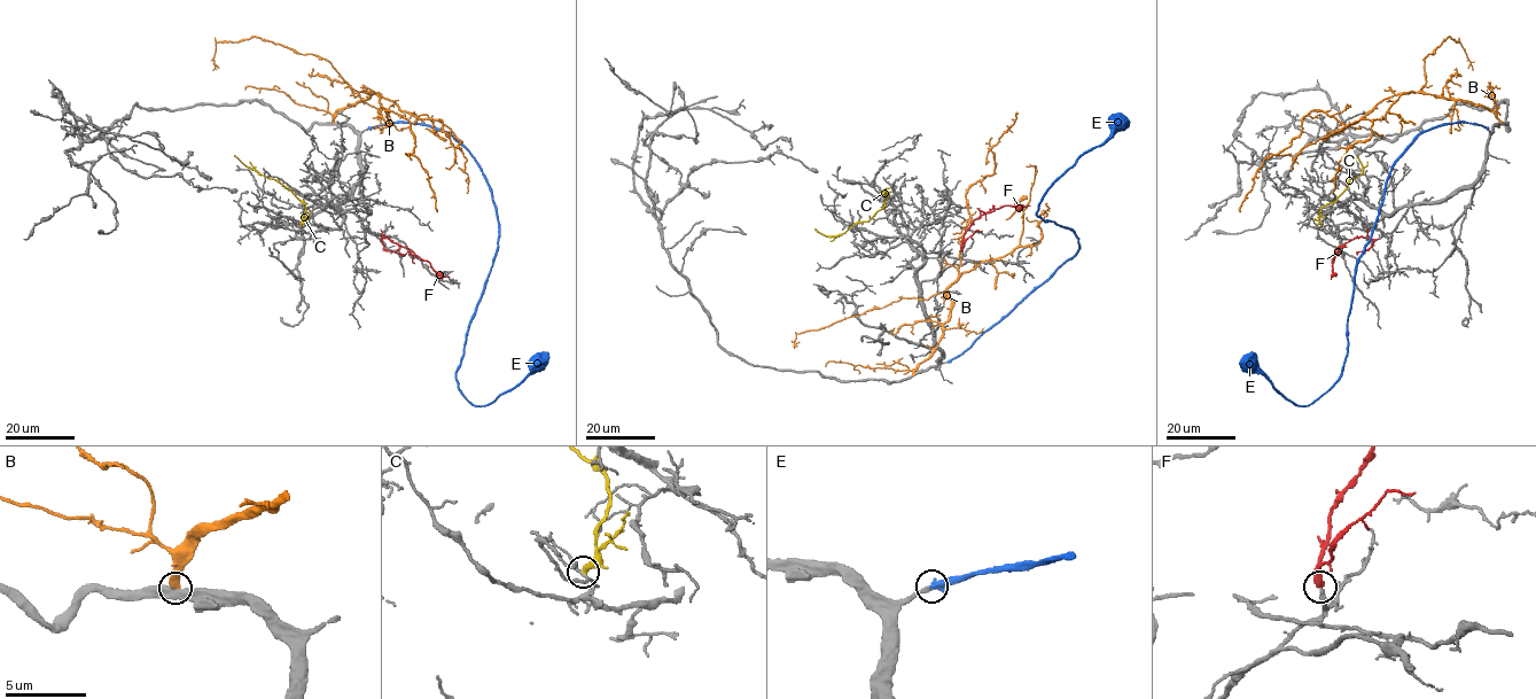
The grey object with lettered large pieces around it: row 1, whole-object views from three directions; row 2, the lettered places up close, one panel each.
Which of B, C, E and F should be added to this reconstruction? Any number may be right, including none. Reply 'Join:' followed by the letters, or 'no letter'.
Join: E, F

